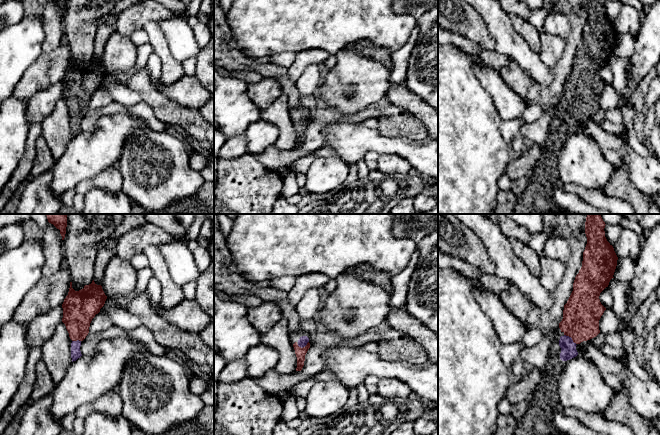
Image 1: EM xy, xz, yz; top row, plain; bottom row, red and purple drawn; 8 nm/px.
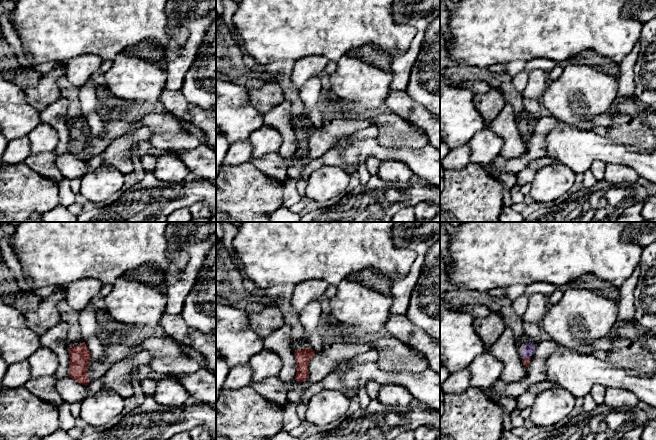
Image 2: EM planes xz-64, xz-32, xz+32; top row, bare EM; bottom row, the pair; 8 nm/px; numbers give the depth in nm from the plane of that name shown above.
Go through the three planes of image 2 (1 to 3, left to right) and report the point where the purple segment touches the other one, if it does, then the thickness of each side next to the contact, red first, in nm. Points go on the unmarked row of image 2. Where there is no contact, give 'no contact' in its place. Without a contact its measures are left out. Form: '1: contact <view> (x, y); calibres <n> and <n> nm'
1: no contact
2: no contact
3: contact xz+32 (526, 135); calibres 50 and 90 nm

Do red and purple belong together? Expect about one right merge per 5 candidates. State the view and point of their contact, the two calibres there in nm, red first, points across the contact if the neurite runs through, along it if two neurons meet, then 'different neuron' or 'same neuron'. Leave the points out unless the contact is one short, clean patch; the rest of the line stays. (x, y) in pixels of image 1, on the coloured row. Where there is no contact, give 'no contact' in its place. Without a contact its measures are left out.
yz (571, 337) | 300/130 nm | across yz (583, 310), (571, 337), (568, 341), (568, 348) | same neuron

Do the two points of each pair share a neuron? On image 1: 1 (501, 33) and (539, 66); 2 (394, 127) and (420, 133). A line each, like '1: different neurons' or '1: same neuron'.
1: same neuron
2: same neuron

